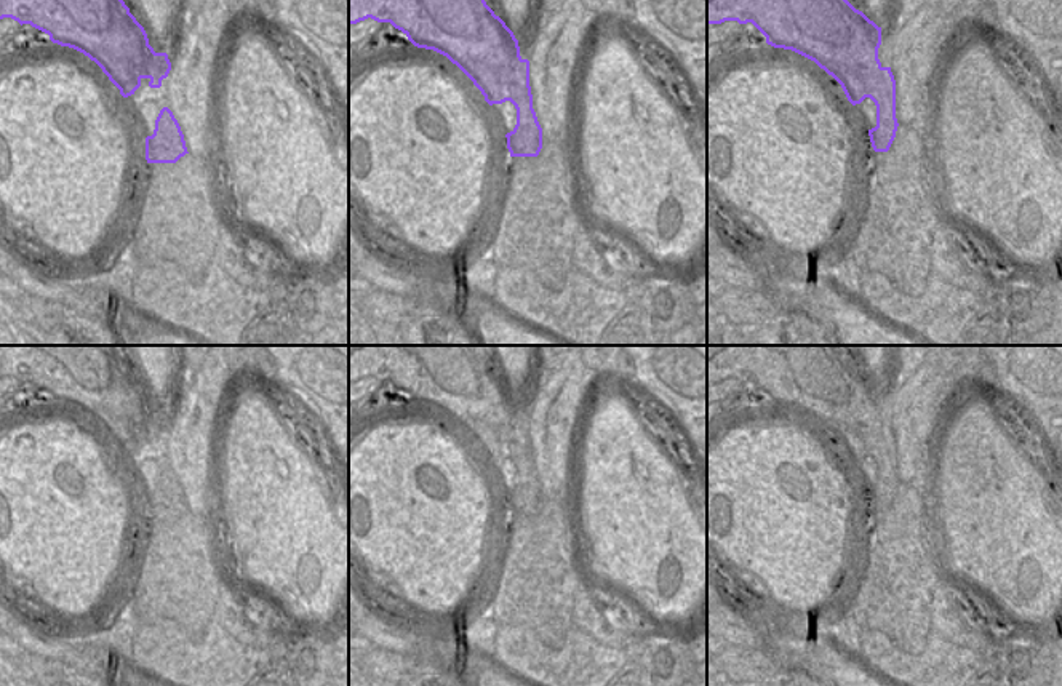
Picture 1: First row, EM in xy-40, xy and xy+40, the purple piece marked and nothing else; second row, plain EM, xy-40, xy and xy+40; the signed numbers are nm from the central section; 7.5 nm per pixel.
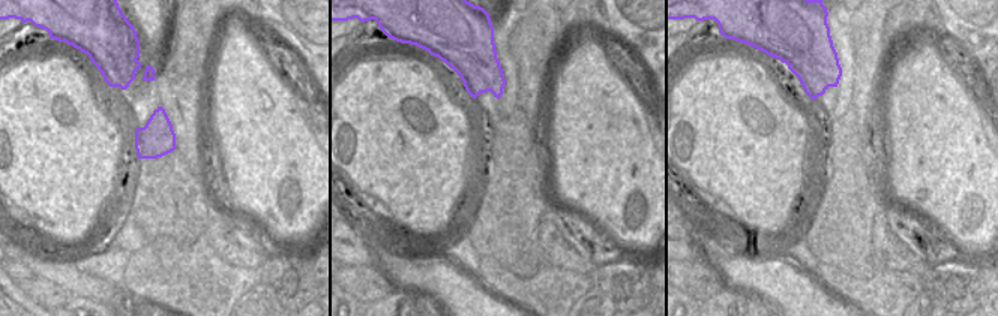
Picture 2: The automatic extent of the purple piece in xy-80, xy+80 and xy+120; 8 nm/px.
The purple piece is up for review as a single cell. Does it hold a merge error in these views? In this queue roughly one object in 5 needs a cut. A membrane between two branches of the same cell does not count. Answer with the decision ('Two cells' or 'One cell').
Two cells.

